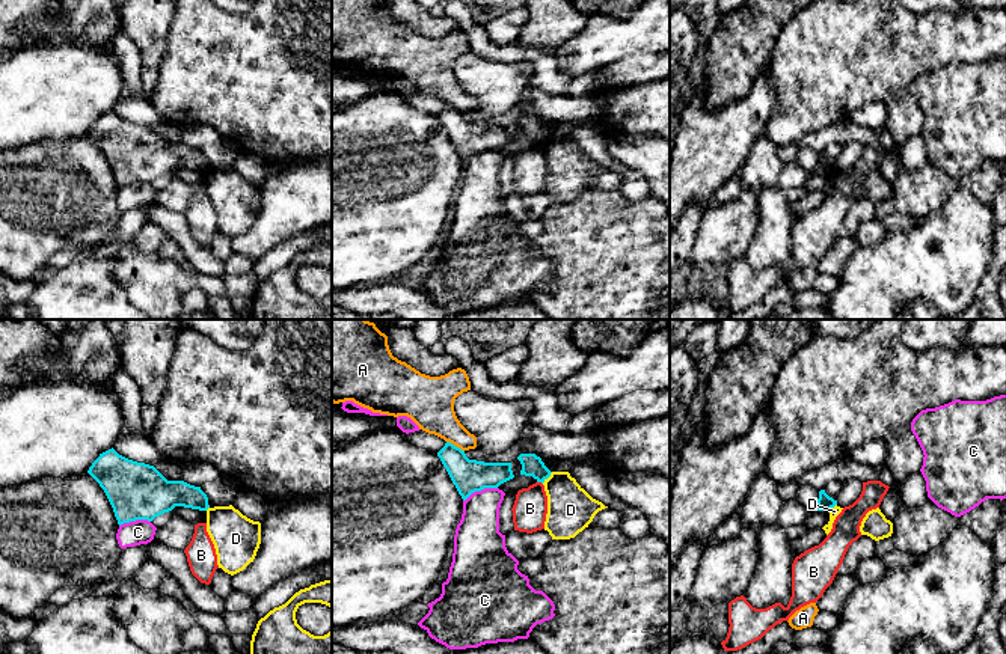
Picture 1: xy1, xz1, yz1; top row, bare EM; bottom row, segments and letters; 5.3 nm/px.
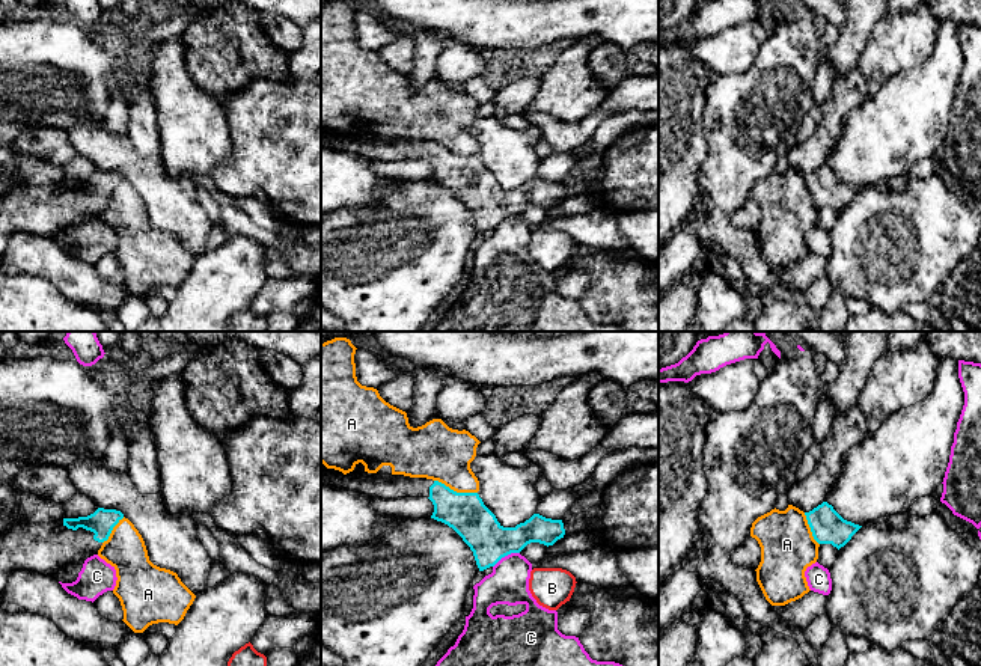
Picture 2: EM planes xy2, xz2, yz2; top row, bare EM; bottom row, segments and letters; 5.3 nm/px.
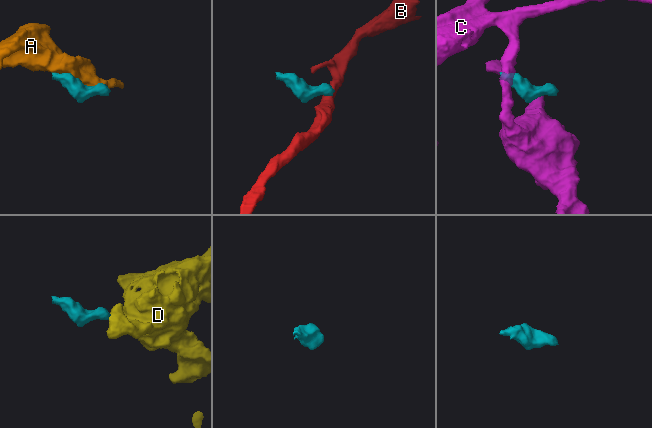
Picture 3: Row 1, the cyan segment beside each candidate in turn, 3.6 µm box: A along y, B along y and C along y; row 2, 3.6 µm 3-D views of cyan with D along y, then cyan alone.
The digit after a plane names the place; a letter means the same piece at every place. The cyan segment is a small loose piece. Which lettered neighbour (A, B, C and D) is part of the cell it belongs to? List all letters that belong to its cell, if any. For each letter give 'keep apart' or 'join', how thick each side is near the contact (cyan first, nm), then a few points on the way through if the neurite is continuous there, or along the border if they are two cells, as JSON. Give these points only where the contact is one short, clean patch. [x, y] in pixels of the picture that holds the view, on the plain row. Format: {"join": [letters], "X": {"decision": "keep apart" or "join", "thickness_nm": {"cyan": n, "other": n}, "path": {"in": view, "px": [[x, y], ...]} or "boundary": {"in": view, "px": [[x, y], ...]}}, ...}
{"join": [], "A": {"decision": "keep apart", "thickness_nm": {"cyan": 220, "other": 300}}, "B": {"decision": "keep apart", "thickness_nm": {"cyan": 110, "other": 180}, "boundary": {"in": "xz1", "px": [[537, 143], [542, 146]]}}, "C": {"decision": "keep apart", "thickness_nm": {"cyan": 180, "other": 240}, "boundary": {"in": "xz1", "px": [[496, 149], [475, 152], [463, 163]]}}, "D": {"decision": "keep apart", "thickness_nm": {"cyan": 110, "other": 240}, "boundary": {"in": "xz1", "px": [[552, 134], [542, 145]]}}}

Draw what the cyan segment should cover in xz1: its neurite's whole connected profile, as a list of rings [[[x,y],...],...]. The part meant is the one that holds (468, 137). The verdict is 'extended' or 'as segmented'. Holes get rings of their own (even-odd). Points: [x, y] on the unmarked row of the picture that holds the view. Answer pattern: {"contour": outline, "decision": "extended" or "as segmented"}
{"contour": [[[449,104],[437,115],[437,119],[463,163],[475,154],[498,151],[514,140],[511,125],[469,122],[465,113]]], "decision": "as segmented"}

